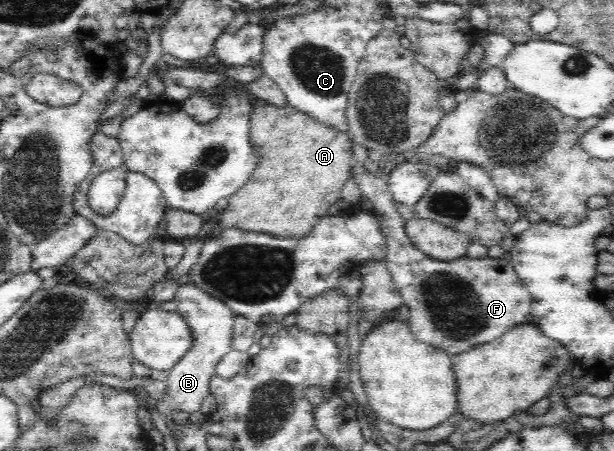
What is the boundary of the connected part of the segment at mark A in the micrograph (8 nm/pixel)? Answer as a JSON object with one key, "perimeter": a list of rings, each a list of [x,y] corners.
{"perimeter":[[[270,103],[254,106],[251,115],[250,139],[261,155],[260,165],[253,173],[250,183],[246,183],[246,189],[240,189],[229,197],[226,208],[222,211],[222,215],[216,217],[218,223],[213,223],[213,227],[218,226],[224,230],[240,227],[250,232],[294,239],[306,236],[318,223],[318,219],[326,215],[334,203],[340,201],[342,188],[352,175],[353,141],[347,132],[311,118],[310,115],[287,103],[286,105]]]}

